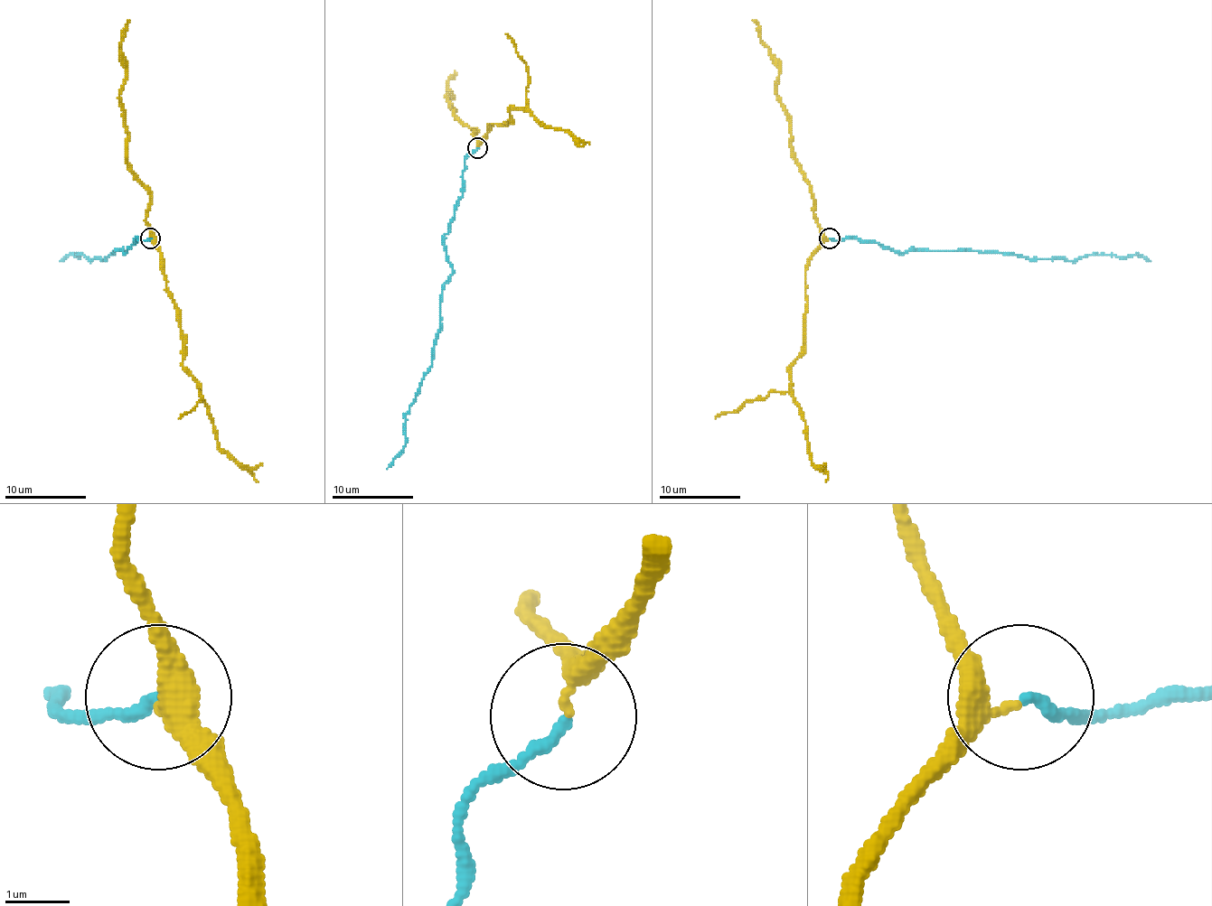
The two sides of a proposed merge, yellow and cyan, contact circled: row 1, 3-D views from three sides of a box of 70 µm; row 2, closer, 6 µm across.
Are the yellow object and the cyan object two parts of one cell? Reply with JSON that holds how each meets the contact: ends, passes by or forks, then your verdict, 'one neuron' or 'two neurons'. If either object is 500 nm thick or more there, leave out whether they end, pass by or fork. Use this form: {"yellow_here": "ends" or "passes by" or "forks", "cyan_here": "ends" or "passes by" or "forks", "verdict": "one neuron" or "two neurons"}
{"yellow_here": "passes by", "cyan_here": "ends", "verdict": "one neuron"}

